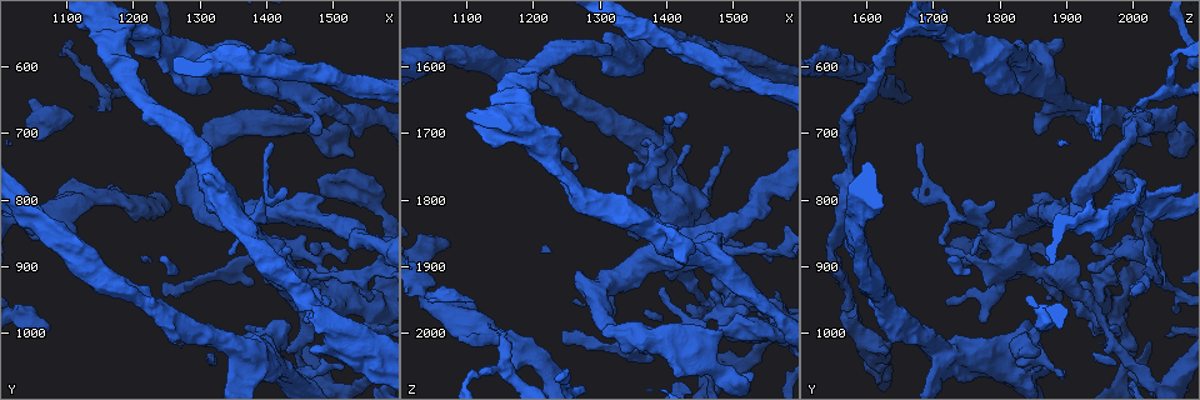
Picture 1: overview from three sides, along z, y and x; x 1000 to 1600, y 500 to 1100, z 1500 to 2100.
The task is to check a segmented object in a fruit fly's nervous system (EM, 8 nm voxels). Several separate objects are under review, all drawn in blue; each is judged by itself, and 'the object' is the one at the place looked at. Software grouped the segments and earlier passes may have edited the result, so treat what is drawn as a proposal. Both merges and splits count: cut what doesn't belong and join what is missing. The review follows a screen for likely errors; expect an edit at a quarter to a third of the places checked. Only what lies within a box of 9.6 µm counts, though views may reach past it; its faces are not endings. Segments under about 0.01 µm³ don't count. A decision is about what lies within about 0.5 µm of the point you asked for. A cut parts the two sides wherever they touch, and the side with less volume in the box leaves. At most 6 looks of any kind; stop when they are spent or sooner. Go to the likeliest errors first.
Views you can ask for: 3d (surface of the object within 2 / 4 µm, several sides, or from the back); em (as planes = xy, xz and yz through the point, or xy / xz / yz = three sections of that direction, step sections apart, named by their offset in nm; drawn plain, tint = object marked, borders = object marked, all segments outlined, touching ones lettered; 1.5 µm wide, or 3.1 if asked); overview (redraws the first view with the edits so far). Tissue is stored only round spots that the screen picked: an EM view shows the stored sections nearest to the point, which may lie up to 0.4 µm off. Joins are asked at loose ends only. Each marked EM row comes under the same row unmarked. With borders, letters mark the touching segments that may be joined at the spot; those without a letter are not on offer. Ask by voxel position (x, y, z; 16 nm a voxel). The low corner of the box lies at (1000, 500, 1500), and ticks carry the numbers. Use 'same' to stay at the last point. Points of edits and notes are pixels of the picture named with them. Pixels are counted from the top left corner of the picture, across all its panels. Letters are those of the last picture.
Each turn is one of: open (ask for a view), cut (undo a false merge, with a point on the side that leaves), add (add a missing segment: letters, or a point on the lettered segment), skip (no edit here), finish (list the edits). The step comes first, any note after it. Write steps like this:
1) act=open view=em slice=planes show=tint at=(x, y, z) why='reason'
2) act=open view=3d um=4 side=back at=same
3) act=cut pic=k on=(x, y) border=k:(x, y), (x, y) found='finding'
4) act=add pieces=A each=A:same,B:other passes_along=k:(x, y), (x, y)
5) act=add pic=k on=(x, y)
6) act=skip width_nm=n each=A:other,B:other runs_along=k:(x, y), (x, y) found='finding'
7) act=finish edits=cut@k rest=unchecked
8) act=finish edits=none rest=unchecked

act=open view=3d um=4 at=(1325, 785, 1575) why='calibre changes'

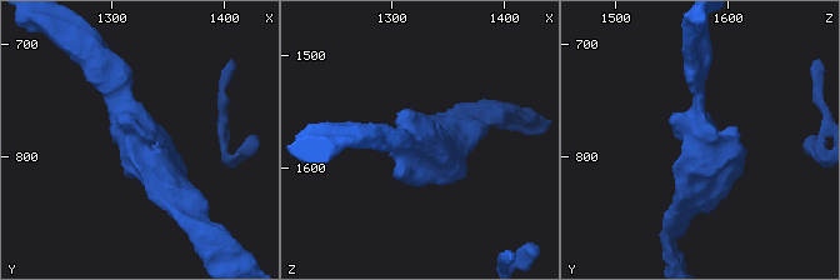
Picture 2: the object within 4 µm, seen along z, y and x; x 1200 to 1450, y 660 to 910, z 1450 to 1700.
act=open view=em slice=xy step=8 show=tint at=(1328, 784, 1576) why='need the tissue'

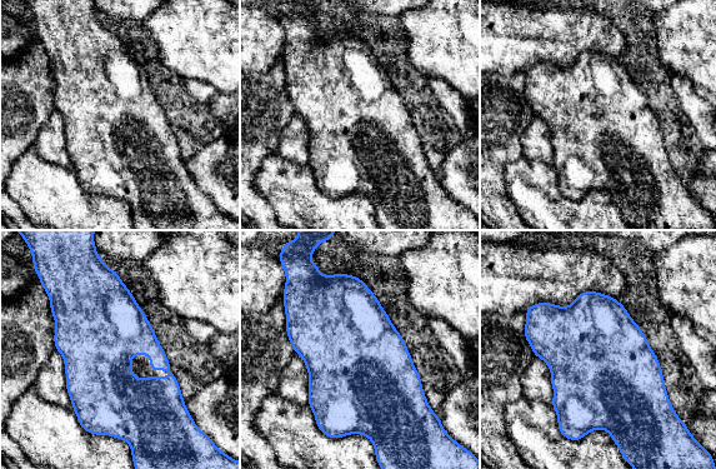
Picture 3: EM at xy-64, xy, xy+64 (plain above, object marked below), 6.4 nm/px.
act=open view=em slice=yz step=8 show=borders at=same

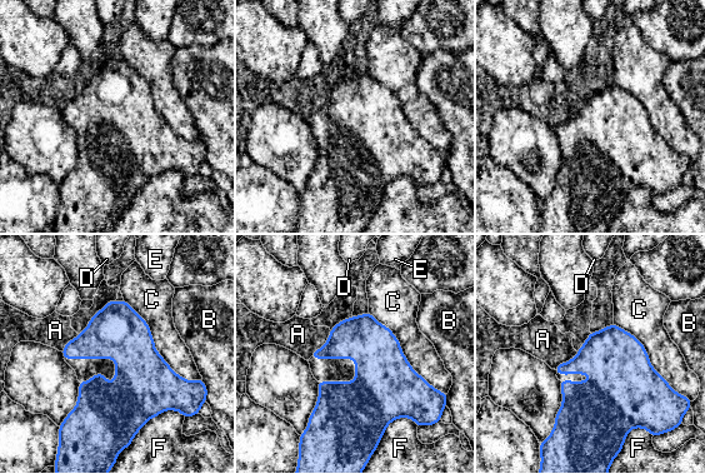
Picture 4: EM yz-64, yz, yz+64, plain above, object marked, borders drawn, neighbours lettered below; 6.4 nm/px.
act=skip each=A:other,B:other,C:other,D:other,E:other,F:other border=4:(330, 330), (328, 340), (309, 357) found='continuous, no second cell'

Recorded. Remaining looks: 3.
act=open view=em slice=planes show=borders at=(1465, 1020, 1630) why='an open end'

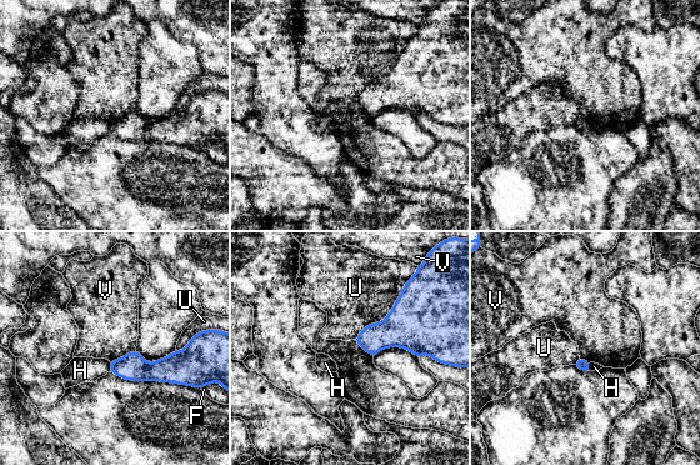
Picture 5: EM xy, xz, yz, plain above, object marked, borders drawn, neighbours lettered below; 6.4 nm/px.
act=skip longest_contact=U:500nm each=F:other,H:other,U:other,V:other border=5:(135, 349), (110, 363) found='no lettered segment goes on from it'

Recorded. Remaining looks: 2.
act=open view=em slice=xy step=8 show=tint at=(1380, 840, 1770) why='thick turns thin'

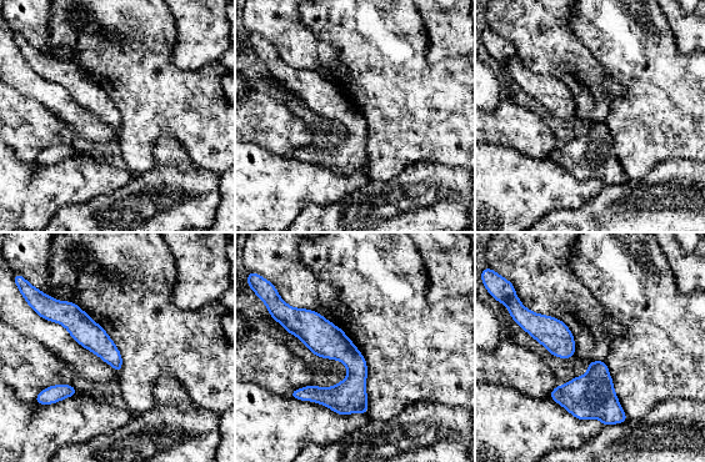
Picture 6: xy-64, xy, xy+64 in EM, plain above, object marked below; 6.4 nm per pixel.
act=open view=em slice=planes show=borders at=same why='another direction'

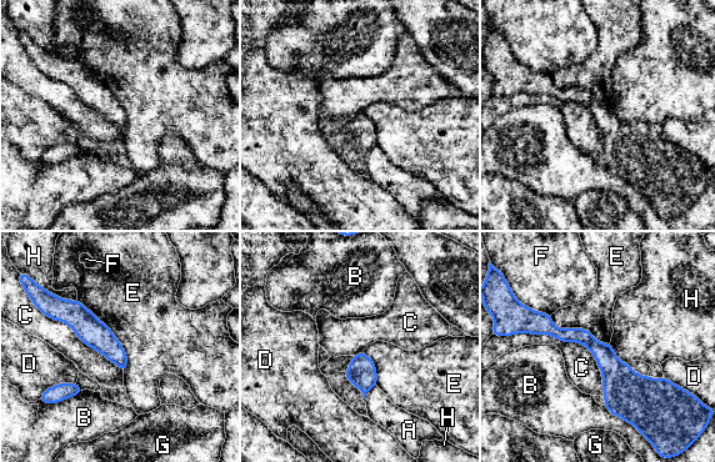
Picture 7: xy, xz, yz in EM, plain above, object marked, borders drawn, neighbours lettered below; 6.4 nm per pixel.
act=skip width_nm=150 each=A:other,B:other,C:other,D:other,E:other,F:other,G:other,H:other runs_along=7:(530, 329), (584, 336), (633, 385), (665, 385) found='continuous, no second cell'

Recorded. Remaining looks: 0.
act=finish edits=none rest=unchecked

